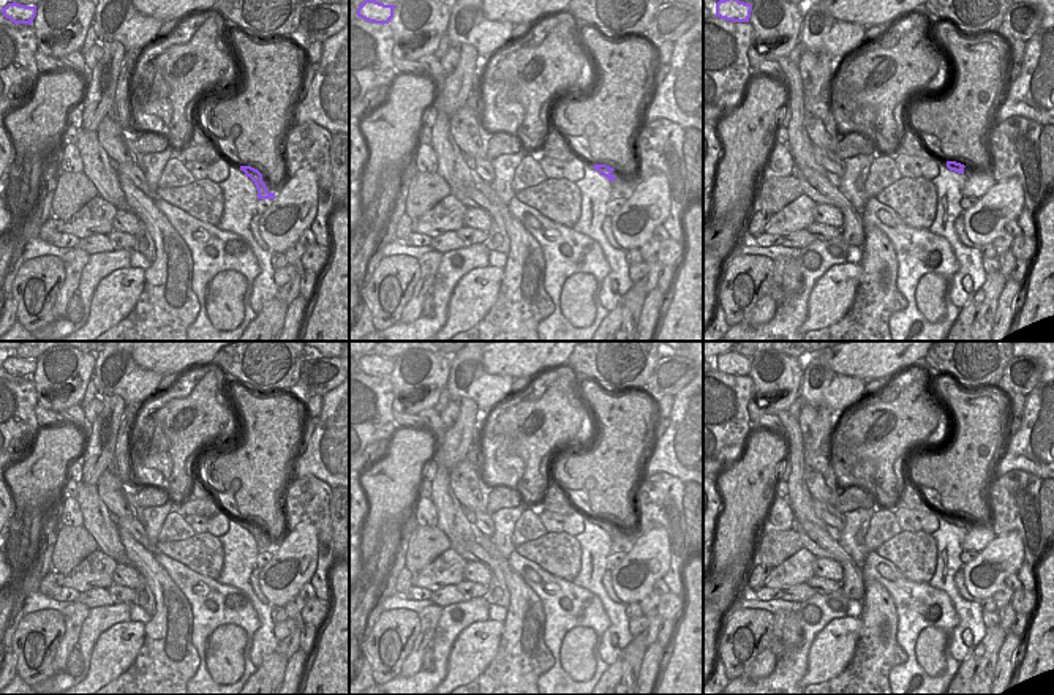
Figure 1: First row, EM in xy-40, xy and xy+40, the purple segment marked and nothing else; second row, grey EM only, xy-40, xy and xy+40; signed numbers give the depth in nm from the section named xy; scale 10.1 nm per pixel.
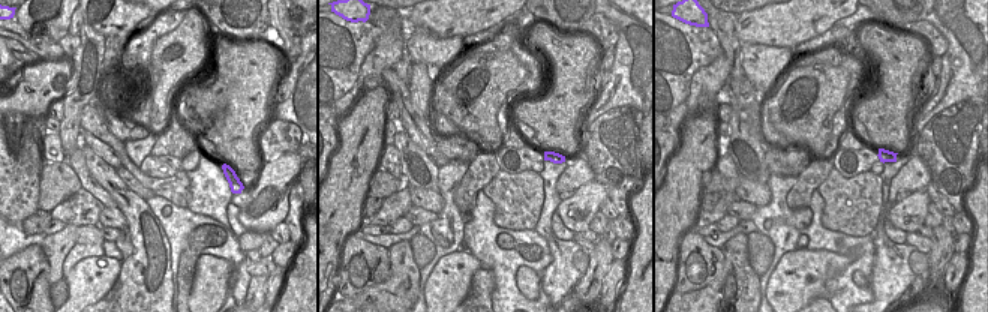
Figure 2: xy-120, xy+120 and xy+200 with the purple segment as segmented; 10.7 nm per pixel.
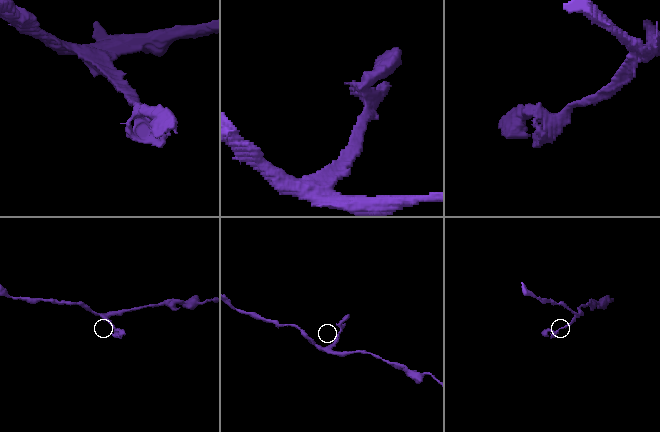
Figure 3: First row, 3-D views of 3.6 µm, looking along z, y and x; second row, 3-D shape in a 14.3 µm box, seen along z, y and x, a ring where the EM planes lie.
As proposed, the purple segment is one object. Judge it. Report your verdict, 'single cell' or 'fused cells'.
single cell

